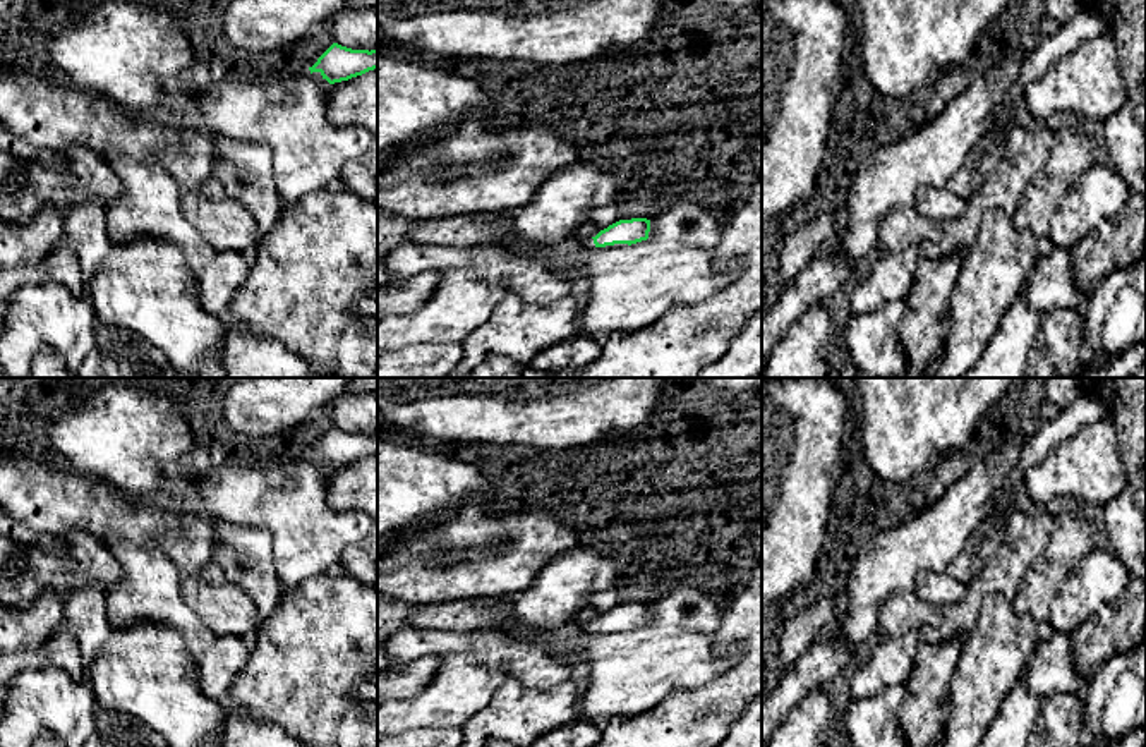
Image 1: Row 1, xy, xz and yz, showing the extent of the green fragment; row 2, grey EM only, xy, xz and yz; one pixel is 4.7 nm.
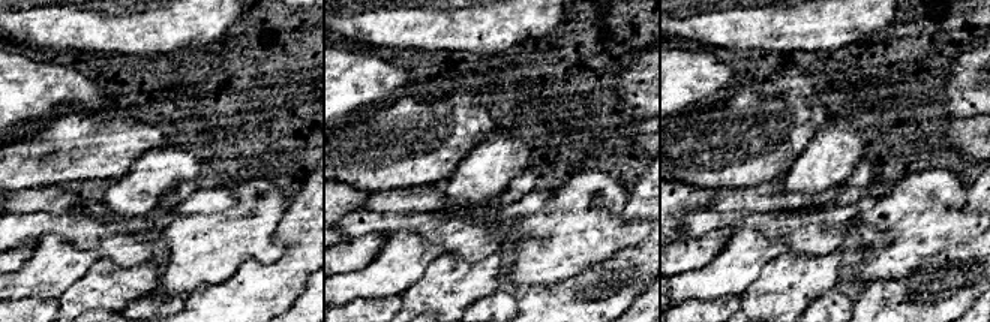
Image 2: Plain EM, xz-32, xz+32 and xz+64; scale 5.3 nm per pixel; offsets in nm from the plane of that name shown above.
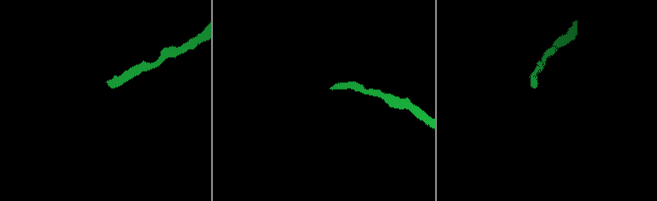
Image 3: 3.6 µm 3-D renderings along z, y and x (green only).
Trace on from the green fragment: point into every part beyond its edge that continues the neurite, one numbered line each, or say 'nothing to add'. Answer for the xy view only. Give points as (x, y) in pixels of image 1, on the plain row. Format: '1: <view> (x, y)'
nothing to add

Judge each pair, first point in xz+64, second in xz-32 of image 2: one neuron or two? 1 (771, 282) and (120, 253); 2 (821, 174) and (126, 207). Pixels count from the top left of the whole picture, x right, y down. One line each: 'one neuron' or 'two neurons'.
1: two neurons
2: one neuron

